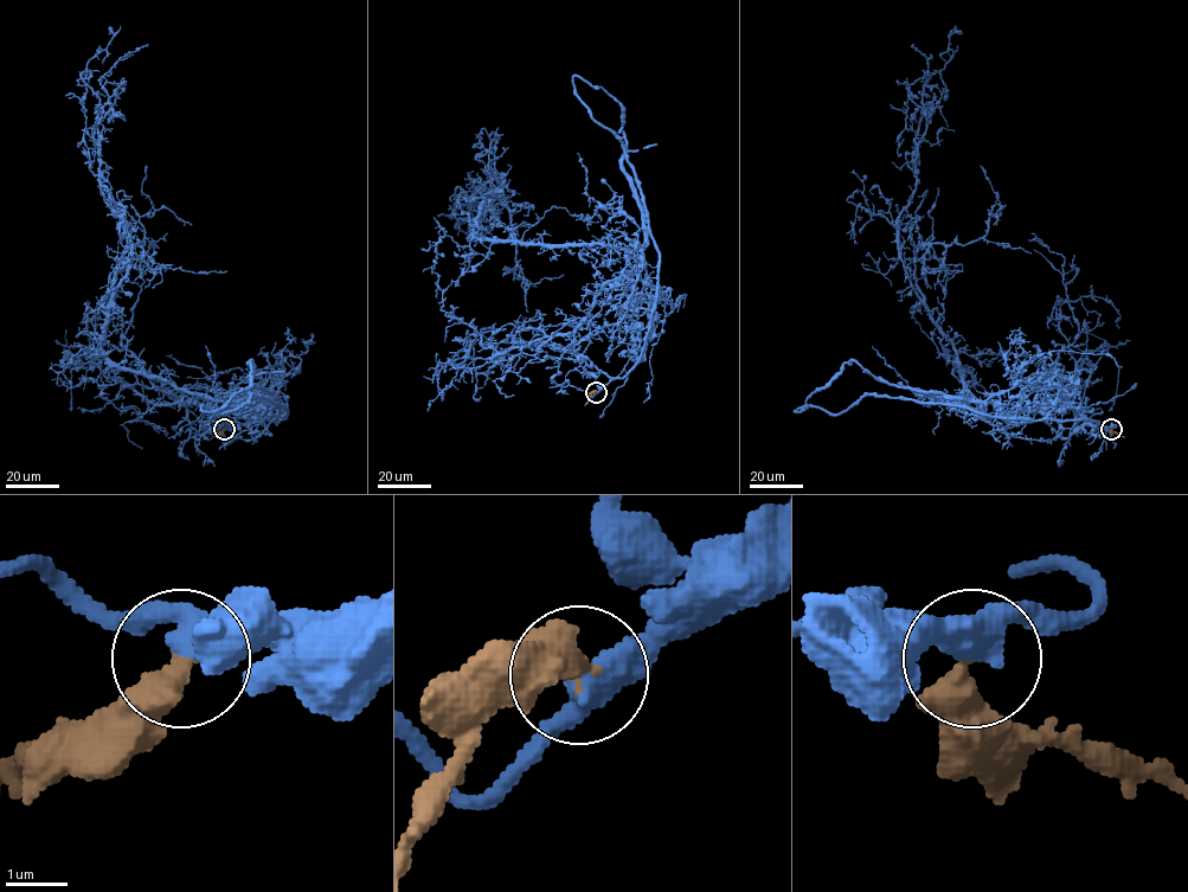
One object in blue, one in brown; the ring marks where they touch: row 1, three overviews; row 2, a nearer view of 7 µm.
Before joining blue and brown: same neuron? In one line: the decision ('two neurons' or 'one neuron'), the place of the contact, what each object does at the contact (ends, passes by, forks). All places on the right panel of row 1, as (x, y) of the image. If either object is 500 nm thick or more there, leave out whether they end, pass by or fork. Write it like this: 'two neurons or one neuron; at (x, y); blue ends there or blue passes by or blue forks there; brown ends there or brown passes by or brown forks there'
one neuron; at (1111, 429); blue passes by; brown ends there

